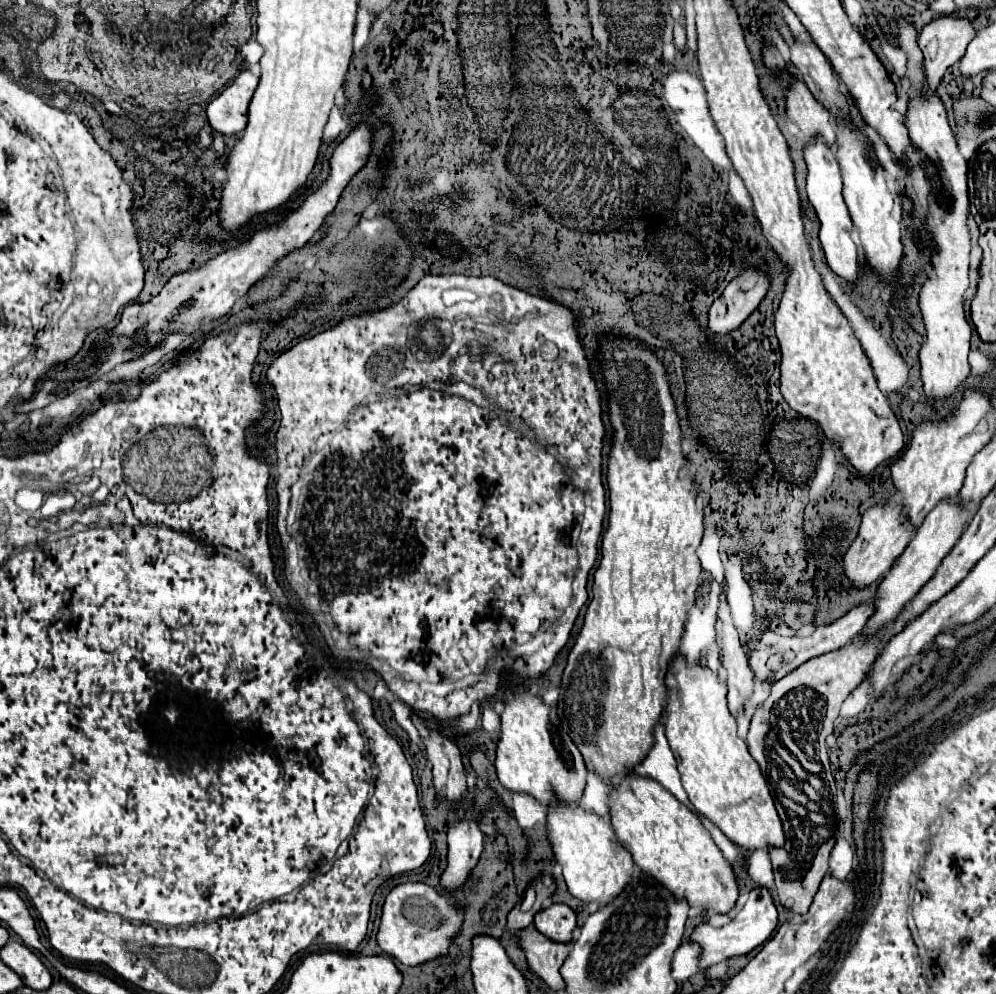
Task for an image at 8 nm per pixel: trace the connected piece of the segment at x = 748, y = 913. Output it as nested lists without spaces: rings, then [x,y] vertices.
[[[752,889],[746,905],[730,919],[730,923],[726,923],[722,927],[712,927],[708,923],[700,923],[692,931],[690,939],[694,943],[700,941],[700,947],[704,947],[704,955],[700,957],[700,969],[708,969],[710,965],[720,963],[734,955],[750,953],[754,947],[766,943],[772,937],[776,925],[778,925],[778,909],[776,909],[776,903],[774,903],[770,891],[768,889]]]

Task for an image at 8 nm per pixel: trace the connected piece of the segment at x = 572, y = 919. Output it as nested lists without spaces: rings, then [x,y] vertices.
[[[550,905],[534,917],[534,927],[552,941],[570,943],[576,929],[576,913],[568,905]]]

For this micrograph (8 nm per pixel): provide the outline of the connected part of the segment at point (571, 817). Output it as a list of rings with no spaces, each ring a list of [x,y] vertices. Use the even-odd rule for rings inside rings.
[[[552,803],[548,807],[548,839],[552,843],[554,857],[562,865],[568,891],[576,899],[604,907],[614,903],[632,881],[634,859],[618,843],[612,825],[604,817],[586,813],[580,805]]]

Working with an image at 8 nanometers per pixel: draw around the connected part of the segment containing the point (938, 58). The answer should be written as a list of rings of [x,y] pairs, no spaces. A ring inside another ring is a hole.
[[[940,15],[934,21],[930,21],[928,25],[924,25],[924,29],[920,31],[918,37],[918,45],[924,53],[924,71],[926,71],[926,83],[928,83],[928,95],[932,95],[944,75],[944,71],[948,67],[952,67],[966,51],[968,43],[972,41],[972,37],[976,37],[976,29],[974,29],[974,21],[968,17],[958,17],[958,15]]]

